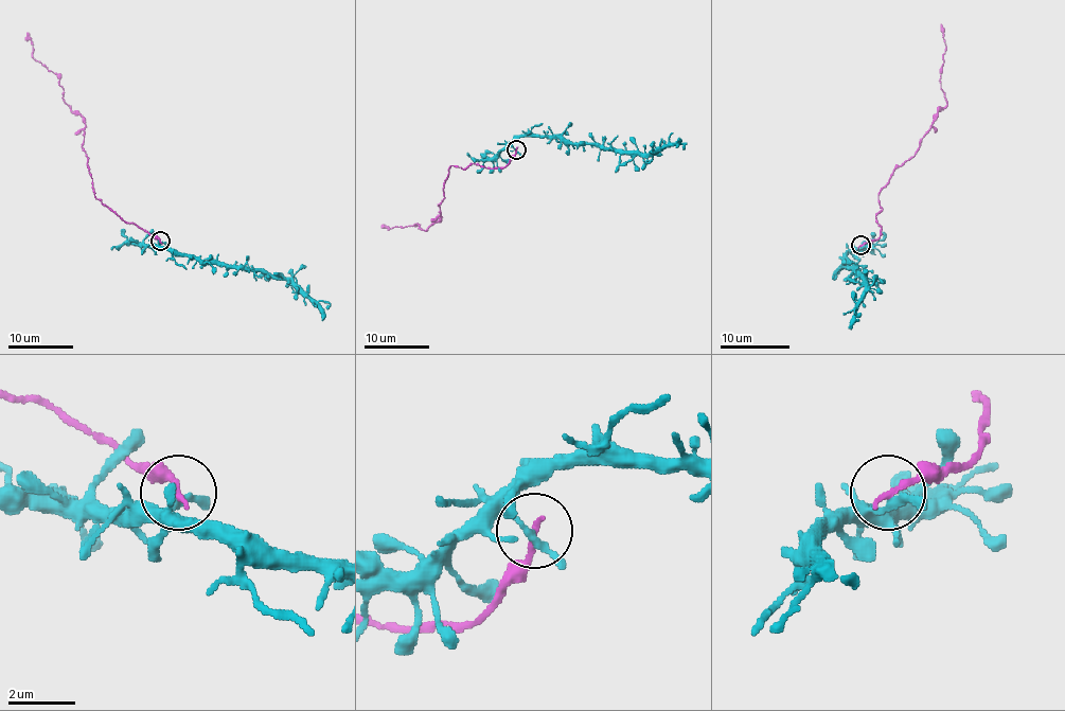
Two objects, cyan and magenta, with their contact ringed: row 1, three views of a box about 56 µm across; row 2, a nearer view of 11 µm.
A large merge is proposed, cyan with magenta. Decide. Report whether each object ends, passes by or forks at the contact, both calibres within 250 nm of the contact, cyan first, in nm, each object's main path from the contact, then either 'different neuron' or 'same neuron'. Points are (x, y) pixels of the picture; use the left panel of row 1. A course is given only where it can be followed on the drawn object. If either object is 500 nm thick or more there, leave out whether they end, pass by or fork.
cyan passes by; magenta ends; calibres 200 and 200 nm; course cyan (160, 243), (156, 244), (216, 264), (244, 265), (288, 277), (314, 300), (325, 301), (327, 309); course magenta (160, 241), (124, 223), (95, 196), (82, 147), (84, 120), (69, 108), (59, 77), (33, 57), (27, 33); different neuron

